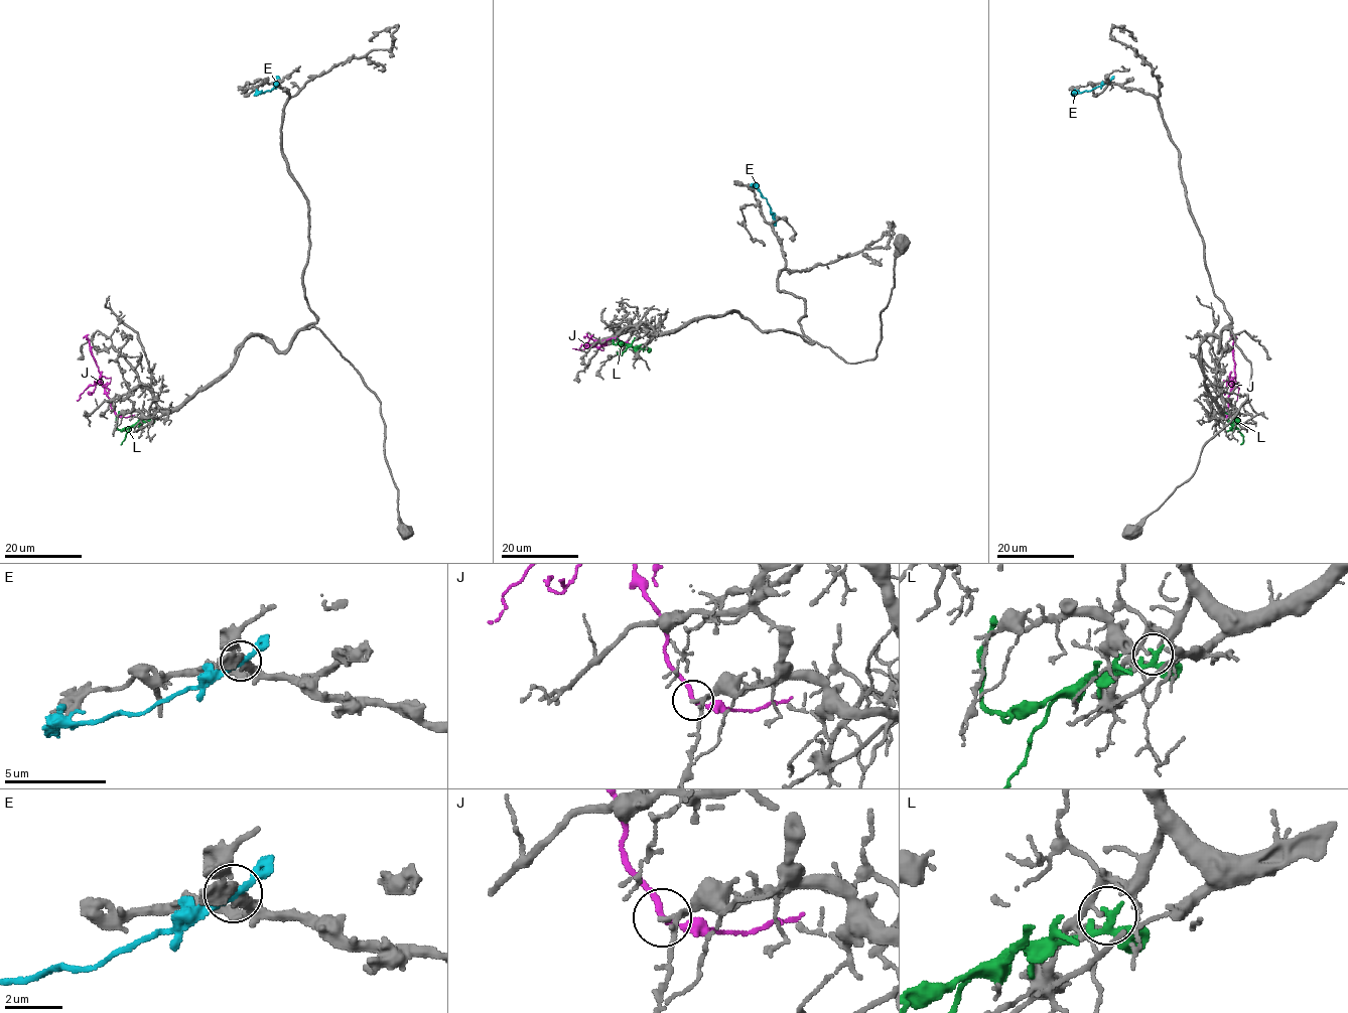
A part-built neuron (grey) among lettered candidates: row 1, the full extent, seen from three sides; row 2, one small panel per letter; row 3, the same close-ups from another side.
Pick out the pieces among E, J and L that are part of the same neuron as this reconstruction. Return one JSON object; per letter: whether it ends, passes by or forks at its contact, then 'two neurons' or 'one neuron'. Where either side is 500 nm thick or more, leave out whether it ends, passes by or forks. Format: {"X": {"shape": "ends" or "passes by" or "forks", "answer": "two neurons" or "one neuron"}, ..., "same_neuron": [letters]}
{"E": {"shape": "passes by", "answer": "two neurons"}, "J": {"shape": "passes by", "answer": "two neurons"}, "L": {"shape": "passes by", "answer": "two neurons"}, "same_neuron": []}

